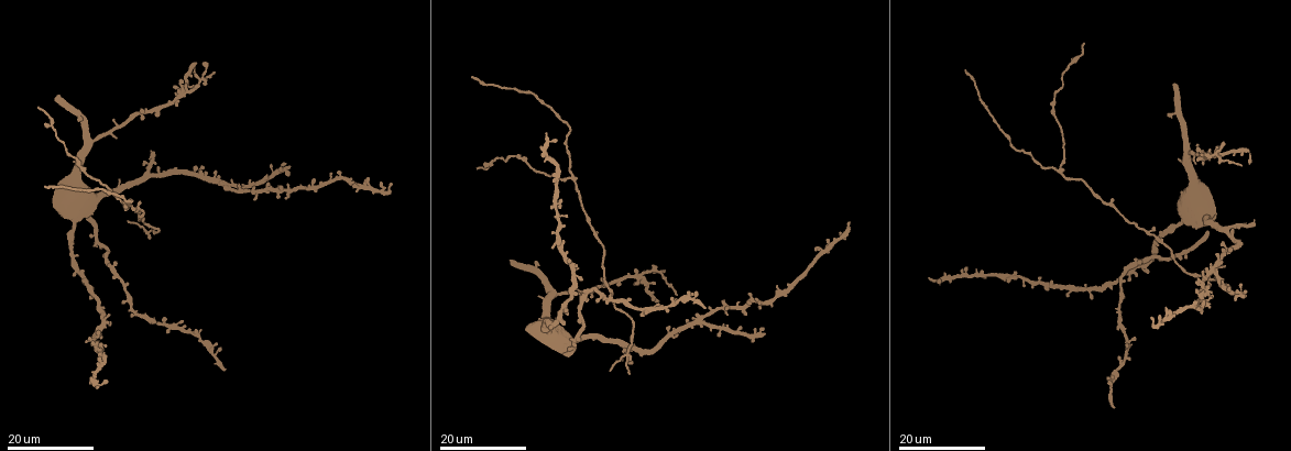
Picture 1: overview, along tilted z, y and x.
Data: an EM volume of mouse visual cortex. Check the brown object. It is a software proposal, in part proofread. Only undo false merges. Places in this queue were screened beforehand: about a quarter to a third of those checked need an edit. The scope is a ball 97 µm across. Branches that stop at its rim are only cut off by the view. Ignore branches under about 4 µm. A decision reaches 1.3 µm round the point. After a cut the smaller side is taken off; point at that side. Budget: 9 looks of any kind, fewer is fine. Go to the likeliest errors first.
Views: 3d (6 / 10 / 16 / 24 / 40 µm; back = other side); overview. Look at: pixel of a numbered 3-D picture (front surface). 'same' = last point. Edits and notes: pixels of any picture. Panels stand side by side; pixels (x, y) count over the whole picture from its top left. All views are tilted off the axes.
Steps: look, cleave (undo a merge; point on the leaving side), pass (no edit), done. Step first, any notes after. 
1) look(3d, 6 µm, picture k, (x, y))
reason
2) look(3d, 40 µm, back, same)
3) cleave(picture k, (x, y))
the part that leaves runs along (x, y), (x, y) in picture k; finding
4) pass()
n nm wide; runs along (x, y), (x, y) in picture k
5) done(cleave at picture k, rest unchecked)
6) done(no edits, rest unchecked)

look(3d, 16 µm, picture 1, (661, 272))
four-way junction

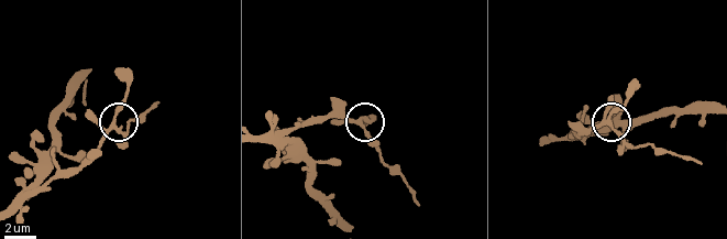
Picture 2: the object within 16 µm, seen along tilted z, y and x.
look(3d, 10 µm, picture 2, (360, 122))
zoom in

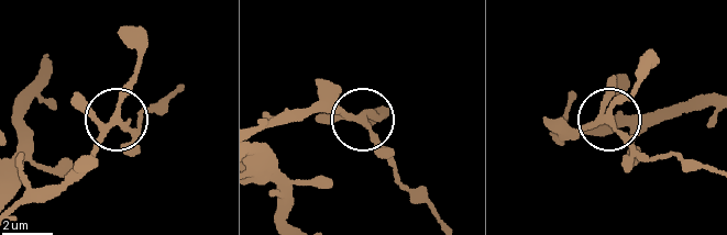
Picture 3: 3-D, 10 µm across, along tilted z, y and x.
cleave(picture 3, (135, 144))
4 arms; the part that leaves runs along (372, 133), (395, 179), (441, 224) in picture 3; a second neuron is stuck on

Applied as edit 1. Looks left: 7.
look(overview)
redraw

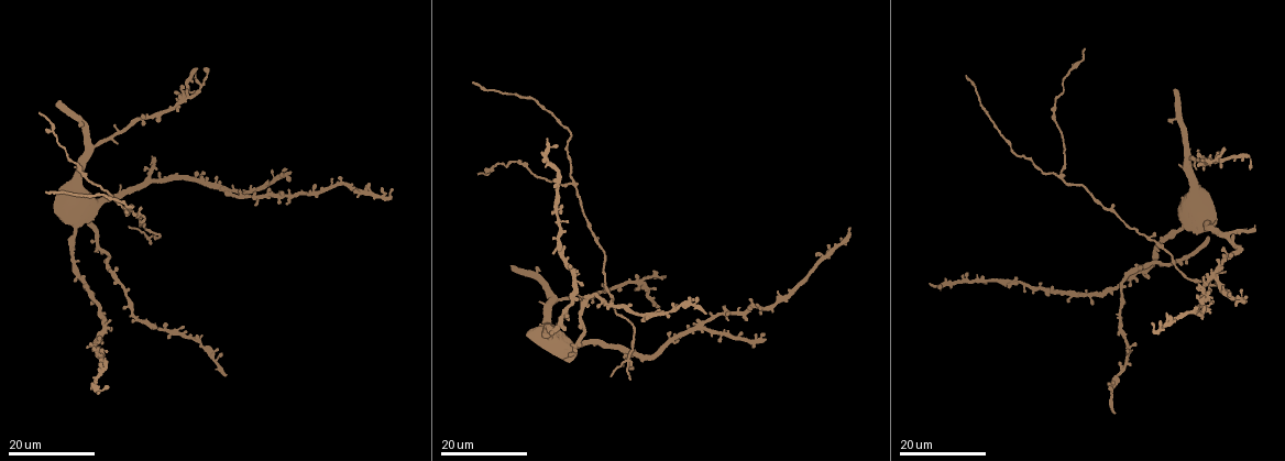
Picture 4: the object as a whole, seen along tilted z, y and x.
look(3d, 16 µm, picture 4, (626, 361))
looks like a crossing

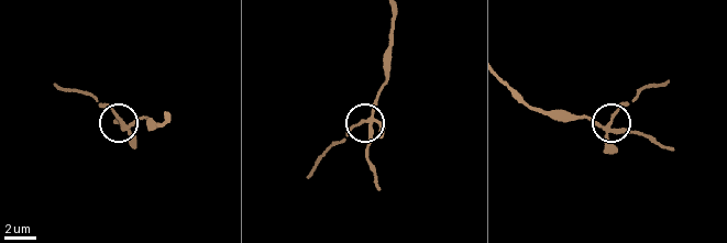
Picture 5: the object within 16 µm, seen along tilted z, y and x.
look(3d, 10 µm, picture 5, (372, 123))
zoom in

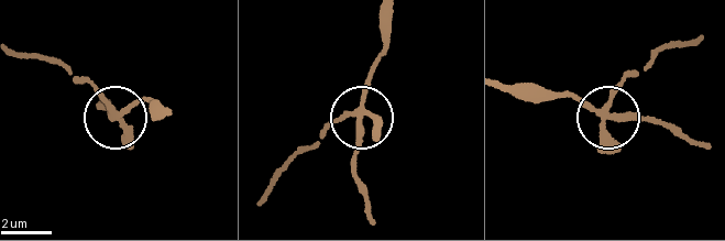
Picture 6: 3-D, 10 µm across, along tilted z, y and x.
cleave(picture 6, (132, 146))
4 arms; the part that leaves runs along (116, 114), (90, 86), (47, 58), (13, 52) in picture 6; a second neuron is stuck on

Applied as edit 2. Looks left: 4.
look(overview)
see it whole again

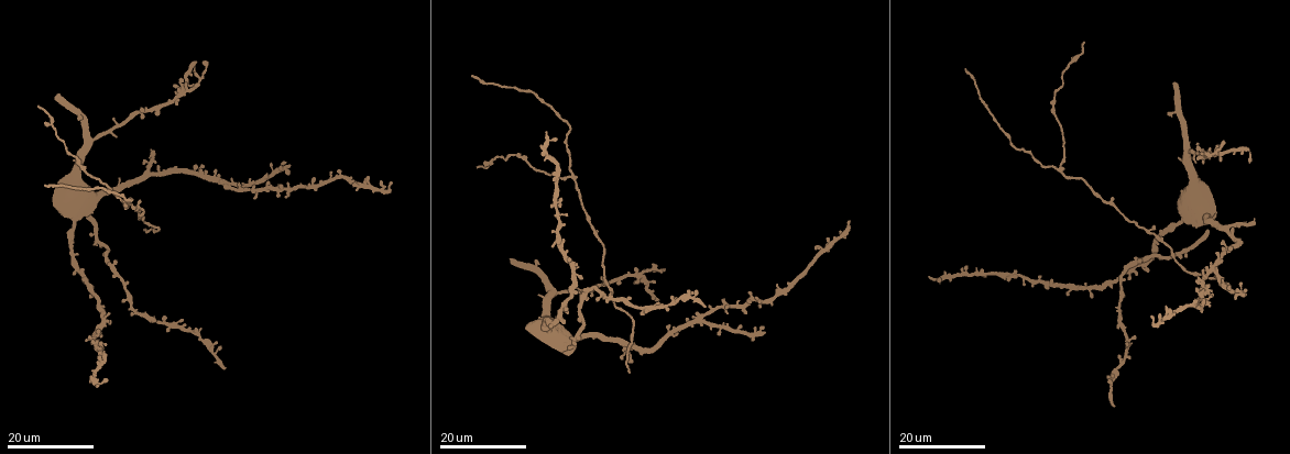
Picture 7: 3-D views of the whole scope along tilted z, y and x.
look(3d, 16 µm, picture 7, (570, 177))
four or more arms meet

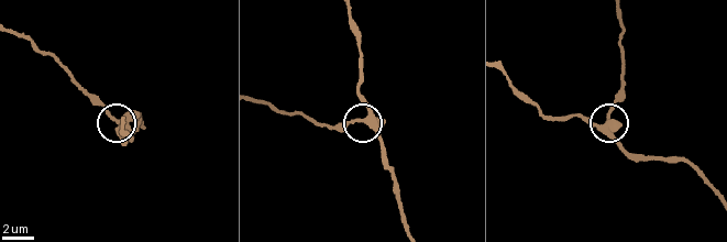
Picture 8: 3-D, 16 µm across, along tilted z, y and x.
look(3d, 10 µm, picture 8, (604, 125))

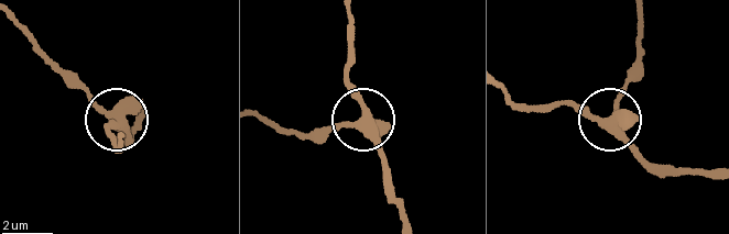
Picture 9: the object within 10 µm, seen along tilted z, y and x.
pass()
370 nm wide; runs along (407, 221), (371, 130), (357, 121), (324, 133) in picture 9; continuous, no second neuron

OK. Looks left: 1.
done(cleave at picture 3, cleave at picture 6, rest unchecked)

